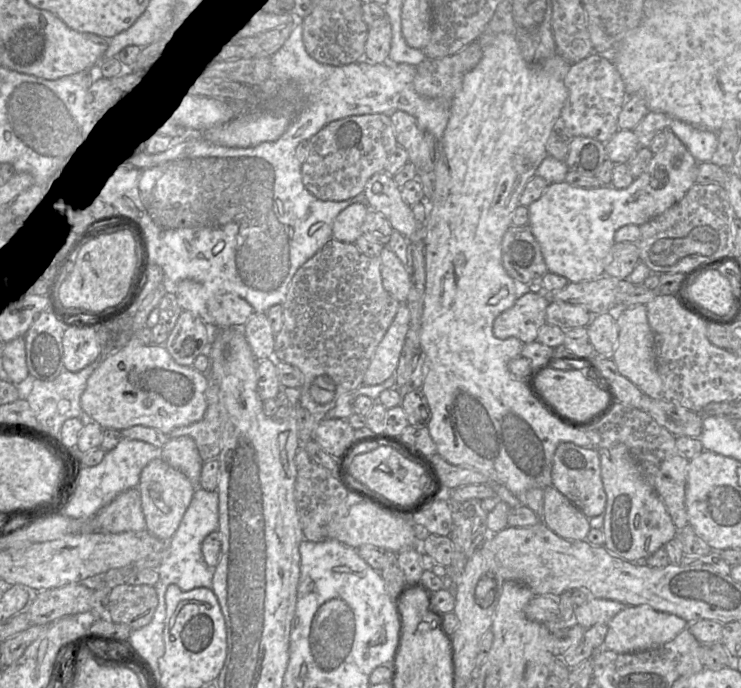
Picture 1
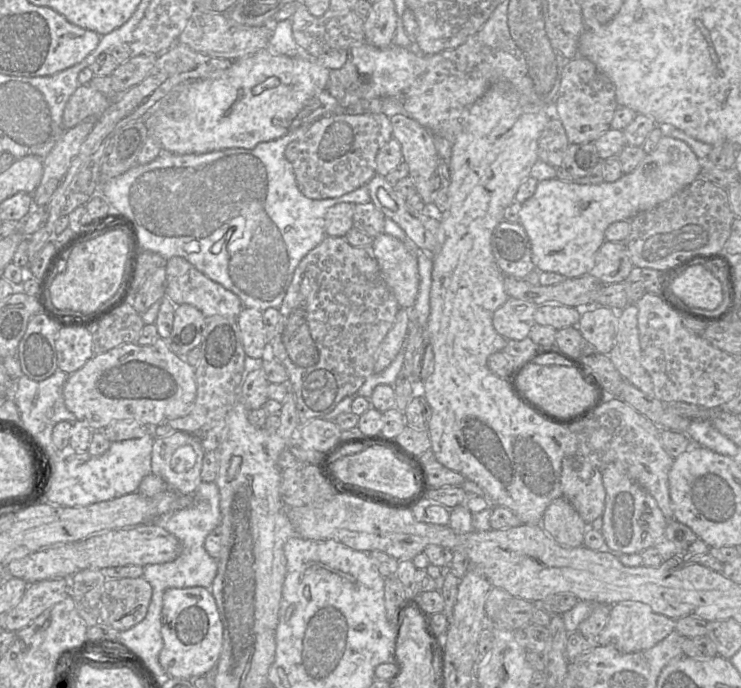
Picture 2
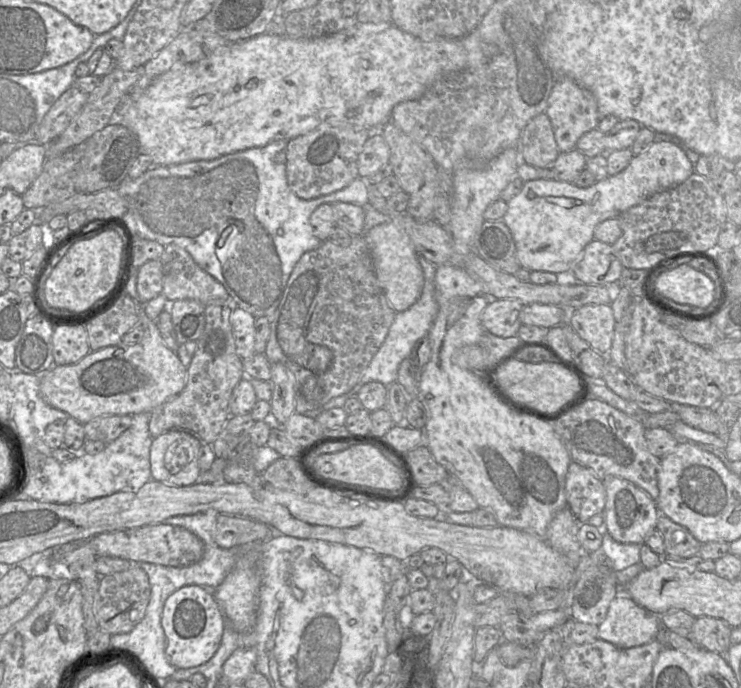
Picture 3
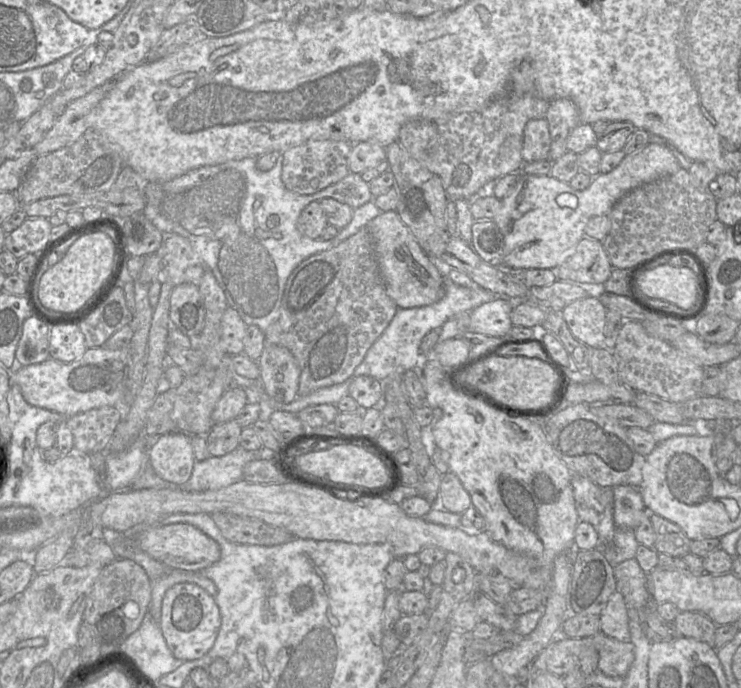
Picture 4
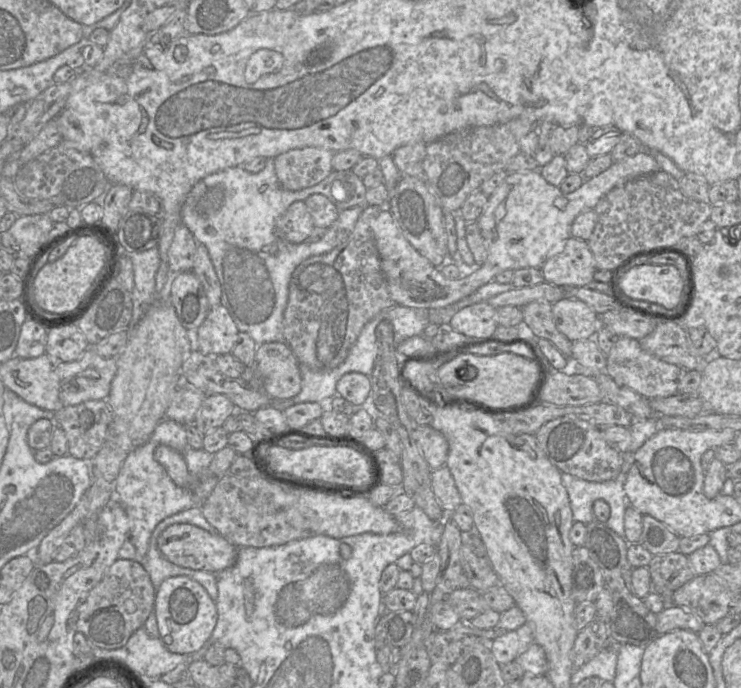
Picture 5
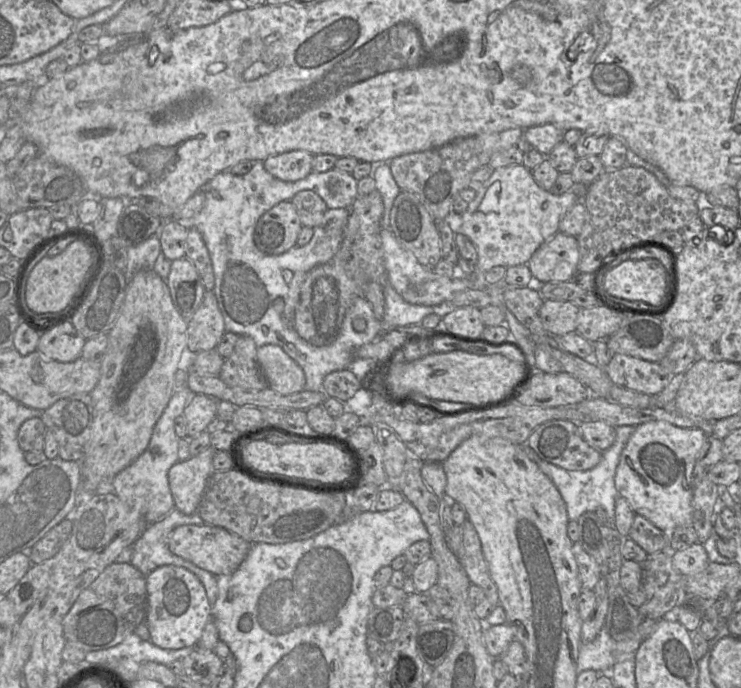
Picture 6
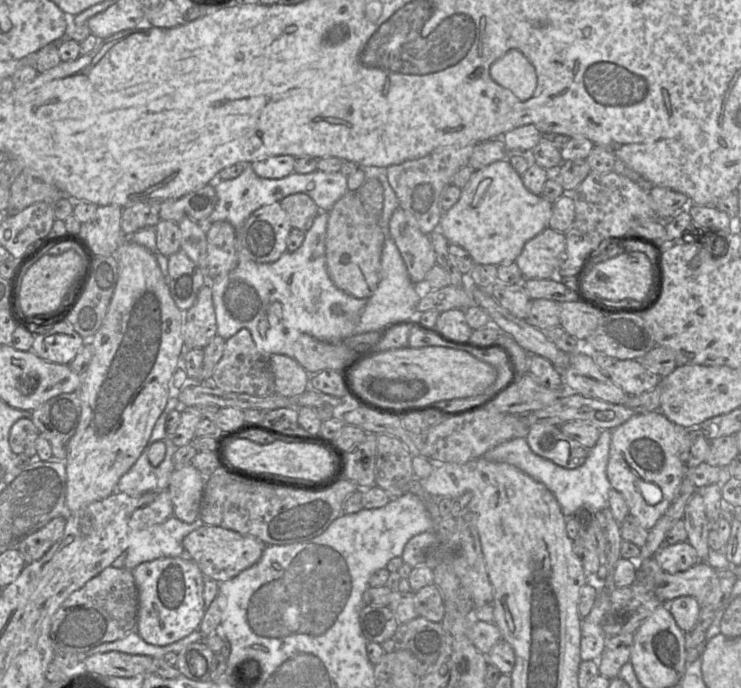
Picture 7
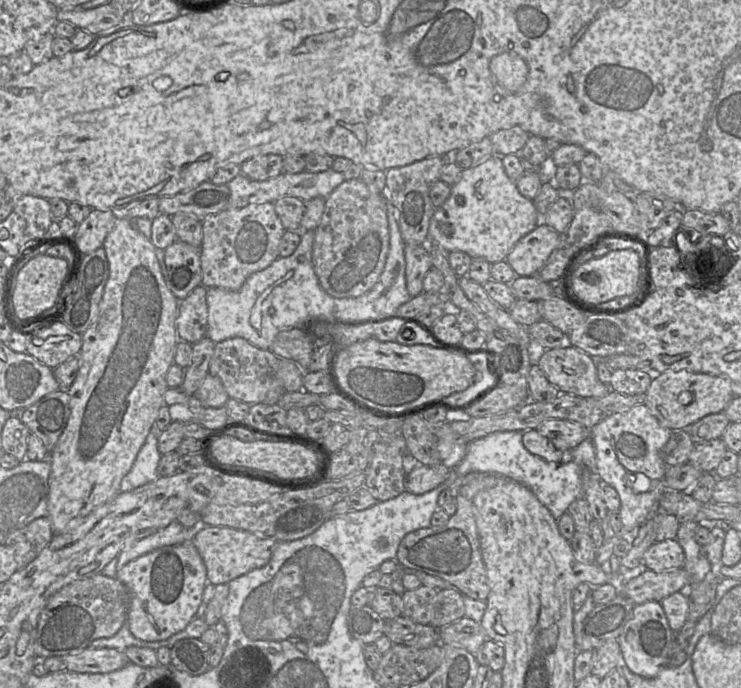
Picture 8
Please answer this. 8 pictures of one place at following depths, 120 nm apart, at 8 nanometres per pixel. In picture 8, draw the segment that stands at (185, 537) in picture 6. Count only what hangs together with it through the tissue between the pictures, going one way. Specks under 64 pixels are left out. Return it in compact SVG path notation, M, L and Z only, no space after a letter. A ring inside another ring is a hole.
M207 526L196 534L192 543L198 550L207 570L207 583L228 583L254 569L265 566L271 559L278 542L249 531L231 527Z

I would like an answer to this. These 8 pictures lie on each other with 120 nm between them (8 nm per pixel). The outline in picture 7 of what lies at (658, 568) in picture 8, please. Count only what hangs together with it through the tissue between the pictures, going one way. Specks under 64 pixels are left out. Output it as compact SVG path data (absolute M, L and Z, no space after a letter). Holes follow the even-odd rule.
M687 541L664 544L653 557L661 569L670 574L685 571L700 561L696 550Z

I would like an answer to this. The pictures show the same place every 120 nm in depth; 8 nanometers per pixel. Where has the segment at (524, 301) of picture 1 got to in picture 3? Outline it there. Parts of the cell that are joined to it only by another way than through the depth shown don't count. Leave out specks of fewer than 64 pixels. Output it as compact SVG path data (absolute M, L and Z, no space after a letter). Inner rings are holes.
M498 299L489 303L481 315L486 332L509 338L517 336L521 327L520 314L524 305L513 299Z

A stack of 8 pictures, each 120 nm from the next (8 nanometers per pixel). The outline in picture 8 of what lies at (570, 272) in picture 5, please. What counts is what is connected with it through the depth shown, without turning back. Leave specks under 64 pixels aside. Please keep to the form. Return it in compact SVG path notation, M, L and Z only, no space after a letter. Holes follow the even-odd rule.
M540 221L514 245L504 261L511 266L516 276L533 276L546 264L557 247L559 235Z

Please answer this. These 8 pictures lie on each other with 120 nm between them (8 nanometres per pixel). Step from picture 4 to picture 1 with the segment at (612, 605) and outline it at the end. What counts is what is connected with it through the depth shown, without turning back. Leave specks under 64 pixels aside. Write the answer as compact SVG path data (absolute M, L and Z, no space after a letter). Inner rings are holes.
M649 605L626 606L608 623L603 648L616 653L655 649L673 640L688 624L676 615L657 611Z

